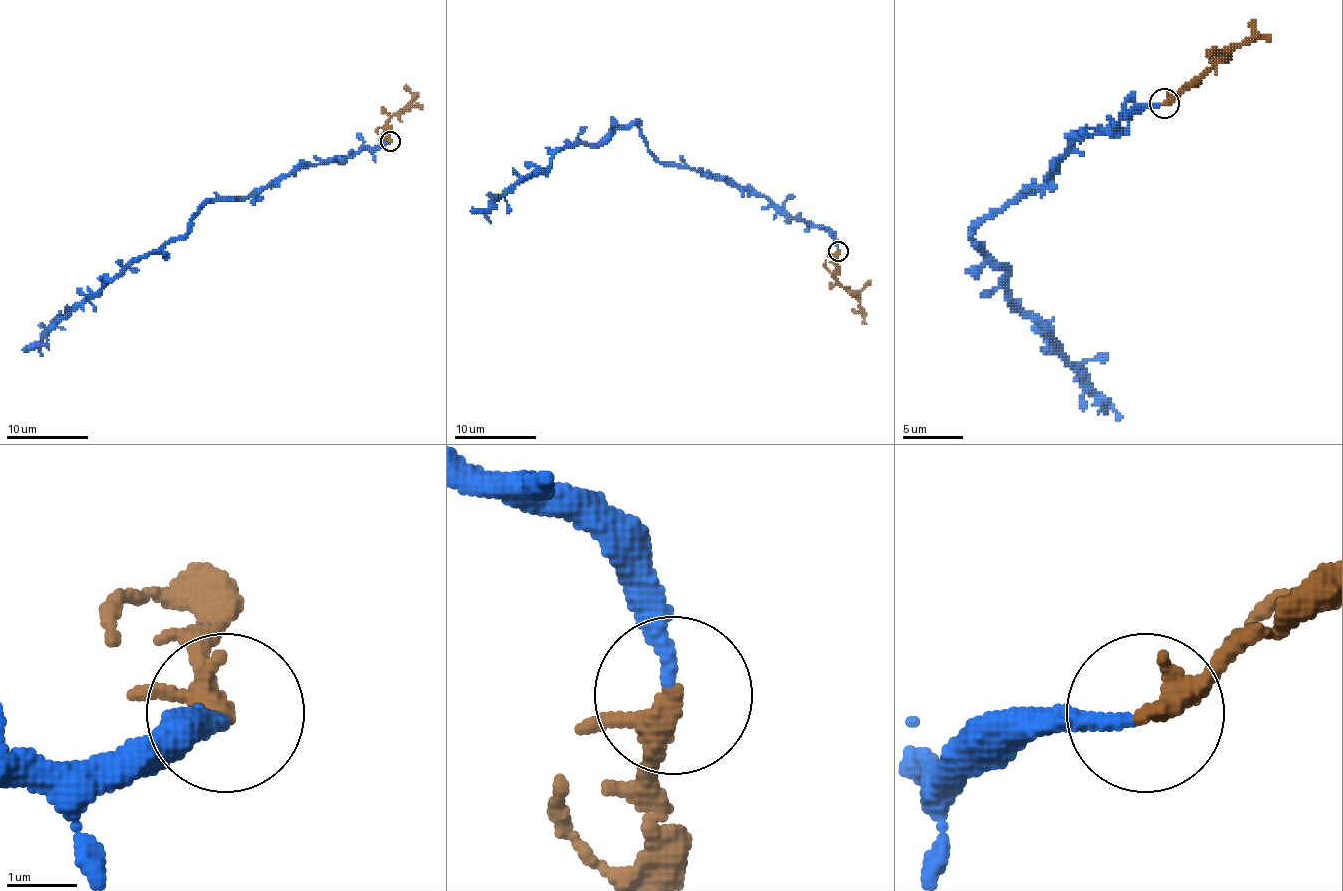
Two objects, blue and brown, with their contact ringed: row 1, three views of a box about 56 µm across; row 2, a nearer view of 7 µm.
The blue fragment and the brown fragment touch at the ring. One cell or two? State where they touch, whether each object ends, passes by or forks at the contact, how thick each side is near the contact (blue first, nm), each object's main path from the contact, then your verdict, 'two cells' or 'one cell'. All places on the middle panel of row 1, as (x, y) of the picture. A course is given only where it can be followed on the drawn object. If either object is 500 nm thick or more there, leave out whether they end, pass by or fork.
at (838, 251); blue ends there; brown passes by; 200 nm thick on the blue side, 280 nm on the other; blue runs (837, 250), (764, 197), (664, 166), (635, 121), (564, 146), (490, 207), (490, 221); brown runs (837, 252), (835, 278), (860, 303), (864, 315), (862, 323); one cell

